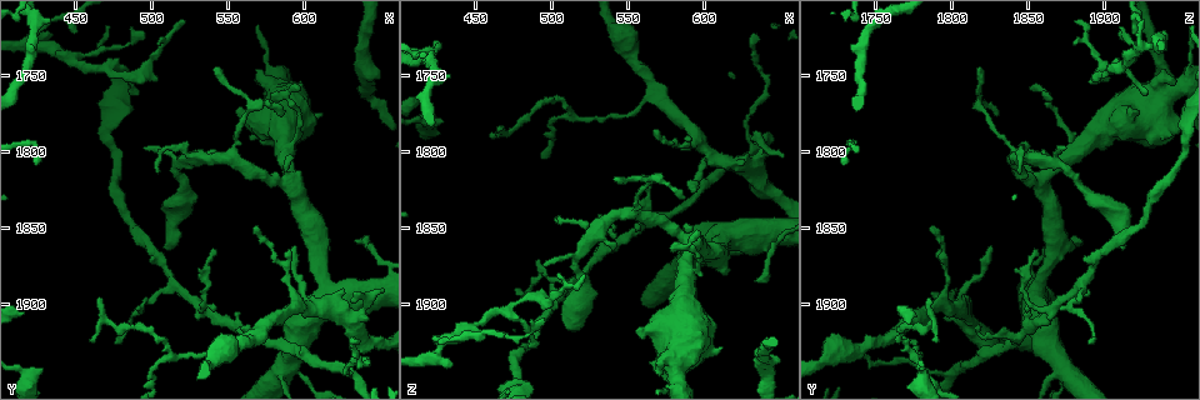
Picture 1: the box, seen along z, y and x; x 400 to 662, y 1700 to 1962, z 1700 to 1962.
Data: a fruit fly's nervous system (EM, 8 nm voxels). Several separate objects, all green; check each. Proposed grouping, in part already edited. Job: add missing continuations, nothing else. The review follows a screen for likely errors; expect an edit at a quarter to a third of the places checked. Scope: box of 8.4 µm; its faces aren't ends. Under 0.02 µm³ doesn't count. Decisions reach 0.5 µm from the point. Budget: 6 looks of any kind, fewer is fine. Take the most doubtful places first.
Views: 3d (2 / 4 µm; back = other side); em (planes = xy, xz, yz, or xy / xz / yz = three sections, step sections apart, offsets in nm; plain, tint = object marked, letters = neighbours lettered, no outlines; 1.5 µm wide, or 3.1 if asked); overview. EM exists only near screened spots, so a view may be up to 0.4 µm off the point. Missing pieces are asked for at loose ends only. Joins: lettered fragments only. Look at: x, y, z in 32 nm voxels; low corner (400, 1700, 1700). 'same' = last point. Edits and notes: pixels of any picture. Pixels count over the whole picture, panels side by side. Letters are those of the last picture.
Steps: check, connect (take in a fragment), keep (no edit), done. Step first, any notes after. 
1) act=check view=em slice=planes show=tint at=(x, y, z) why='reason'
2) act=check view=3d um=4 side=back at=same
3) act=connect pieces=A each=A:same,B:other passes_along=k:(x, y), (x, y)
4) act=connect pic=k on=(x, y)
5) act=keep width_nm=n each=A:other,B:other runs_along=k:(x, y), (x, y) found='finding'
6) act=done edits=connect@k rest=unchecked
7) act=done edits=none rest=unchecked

act=check view=3d um=4 at=(486, 1762, 1926) why='thin end'

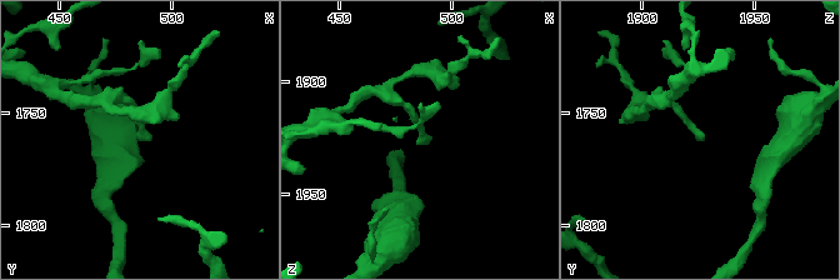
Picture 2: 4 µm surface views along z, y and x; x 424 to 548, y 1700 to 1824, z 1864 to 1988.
act=check view=em um=3.1 slice=planes show=letters at=(487, 1761, 1927) why='shape alone is not enough'

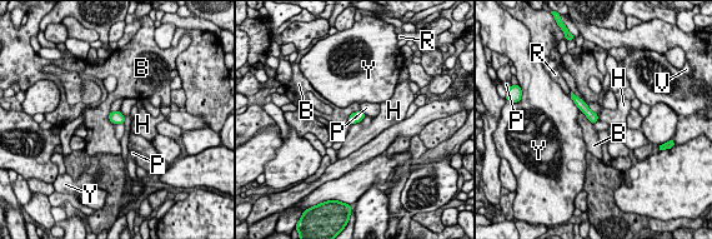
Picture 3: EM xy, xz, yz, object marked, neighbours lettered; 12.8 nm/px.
act=keep width_nm=120 each=B:other,H:other,P:other,R:other,V:other,Y:other border=3:(115, 123), (123, 124) found='none of them fits'

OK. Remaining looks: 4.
act=check view=em slice=xz step=8 show=tint at=(632, 1894, 1786) why='free end'

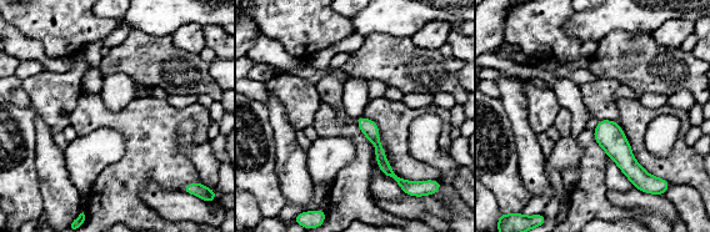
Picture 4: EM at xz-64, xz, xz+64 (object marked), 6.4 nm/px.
act=check view=em slice=xz step=8 show=letters at=same

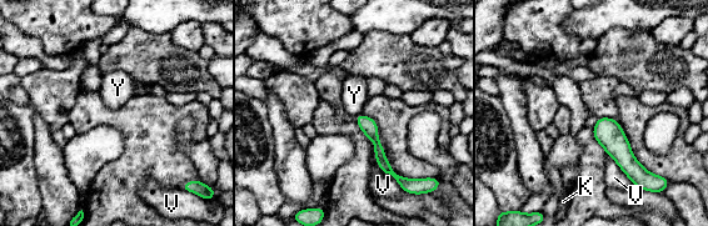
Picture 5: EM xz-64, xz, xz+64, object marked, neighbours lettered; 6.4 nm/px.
act=keep each=K:other,V:other,Y:other border=5:(360, 112), (353, 117) found='no lettered fragment goes on from it'

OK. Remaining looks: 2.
act=check view=em slice=xy step=8 show=tint at=(636, 1926, 1724) why='thin end'

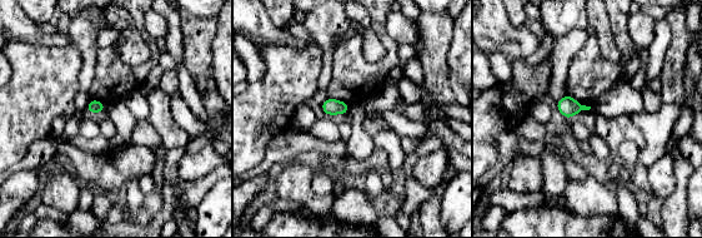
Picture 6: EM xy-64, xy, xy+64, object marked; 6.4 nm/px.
act=check view=em slice=planes show=letters at=same why='cut it another way'

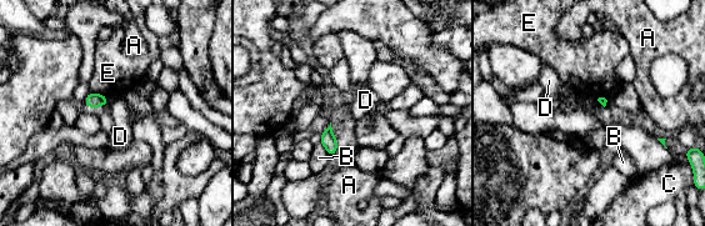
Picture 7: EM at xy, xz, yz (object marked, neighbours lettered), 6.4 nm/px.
act=keep each=A:other,B:other,C:other,D:other,E:other border=7:(110, 100), (106, 105) found='none of them fits'

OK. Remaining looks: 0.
act=done edits=none rest=unchecked

